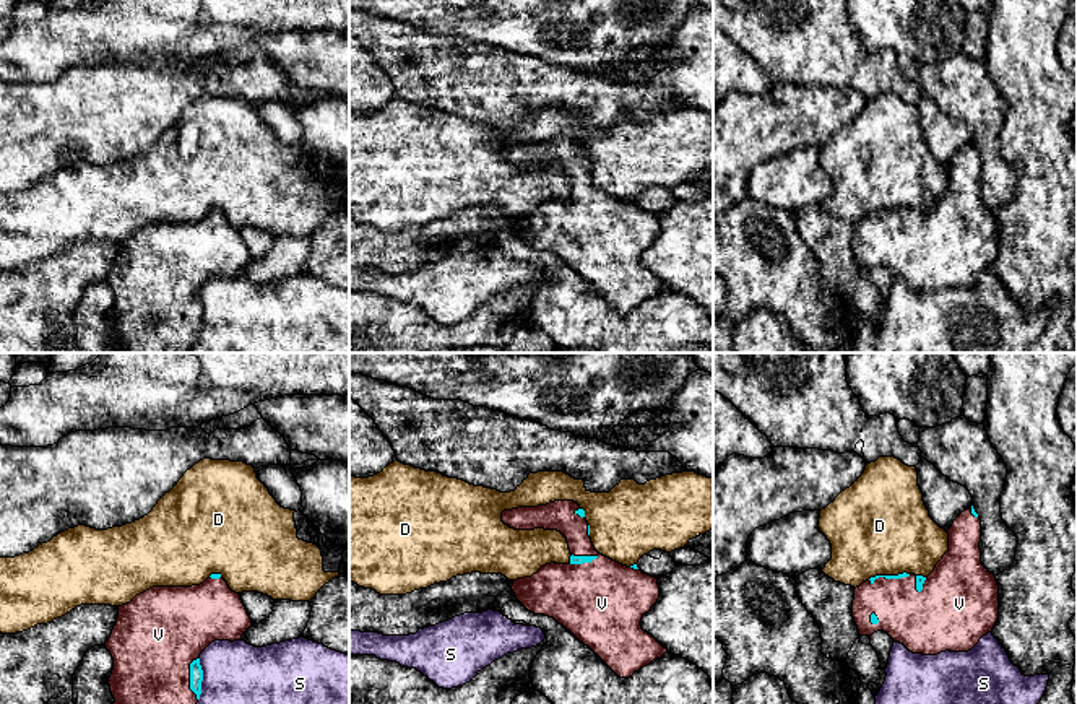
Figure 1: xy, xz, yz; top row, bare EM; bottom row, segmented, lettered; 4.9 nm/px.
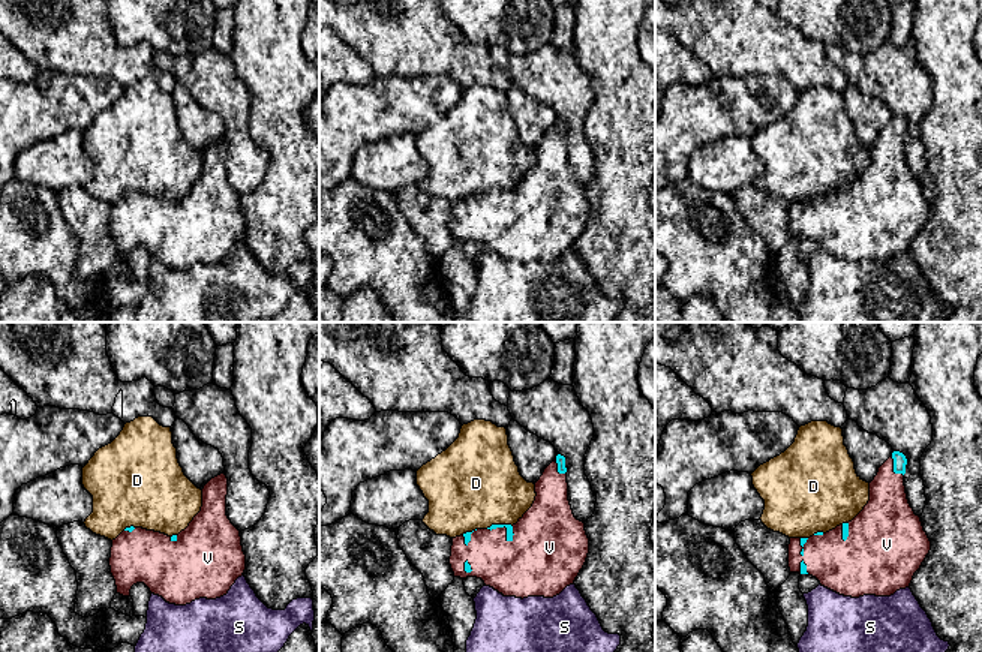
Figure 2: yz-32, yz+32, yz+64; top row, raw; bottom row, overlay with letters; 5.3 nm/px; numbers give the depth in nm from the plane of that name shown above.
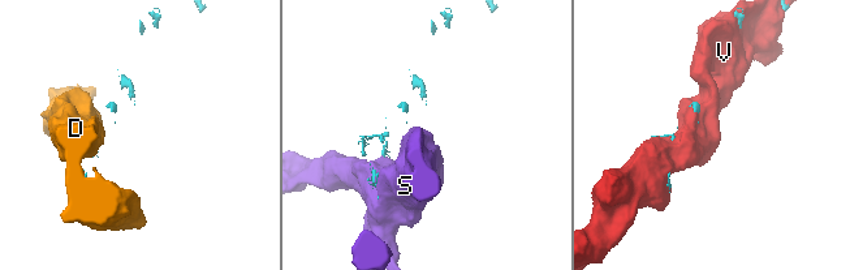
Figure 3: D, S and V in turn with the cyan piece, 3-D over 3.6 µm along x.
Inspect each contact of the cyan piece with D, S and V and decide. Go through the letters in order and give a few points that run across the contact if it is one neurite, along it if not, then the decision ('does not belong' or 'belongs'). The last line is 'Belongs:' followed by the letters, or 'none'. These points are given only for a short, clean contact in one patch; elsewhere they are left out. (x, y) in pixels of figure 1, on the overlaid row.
D: does not belong
S: does not belong
V: belongs
Belongs: V

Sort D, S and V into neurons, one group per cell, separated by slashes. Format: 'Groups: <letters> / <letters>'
Groups: D / S / V

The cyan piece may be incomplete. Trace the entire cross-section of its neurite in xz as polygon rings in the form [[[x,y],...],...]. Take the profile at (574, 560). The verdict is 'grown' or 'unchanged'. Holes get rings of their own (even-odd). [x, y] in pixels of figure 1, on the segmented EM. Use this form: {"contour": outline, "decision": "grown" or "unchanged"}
{"contour": [[[554,501],[538,507],[504,511],[502,522],[515,530],[557,530],[569,543],[572,554],[569,564],[551,563],[531,577],[513,580],[512,590],[528,611],[554,618],[621,678],[630,678],[668,652],[640,626],[643,615],[660,598],[658,579],[643,574],[637,564],[627,567],[599,554],[590,538],[585,511],[577,502]]], "decision": "grown"}

